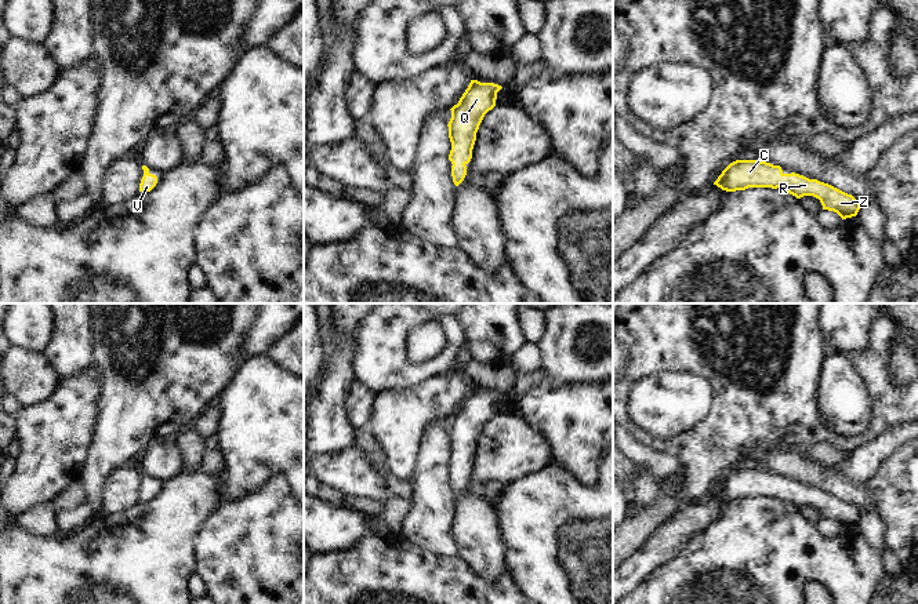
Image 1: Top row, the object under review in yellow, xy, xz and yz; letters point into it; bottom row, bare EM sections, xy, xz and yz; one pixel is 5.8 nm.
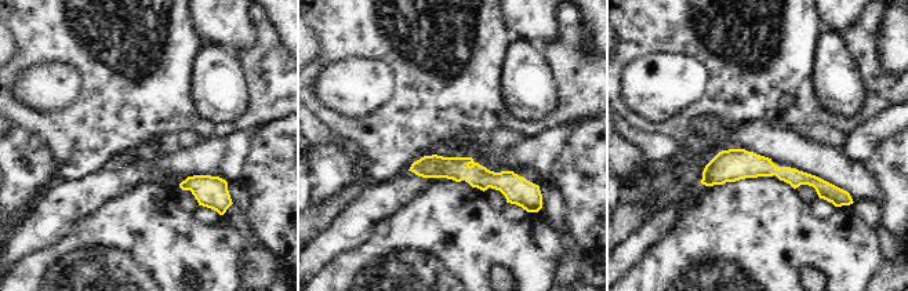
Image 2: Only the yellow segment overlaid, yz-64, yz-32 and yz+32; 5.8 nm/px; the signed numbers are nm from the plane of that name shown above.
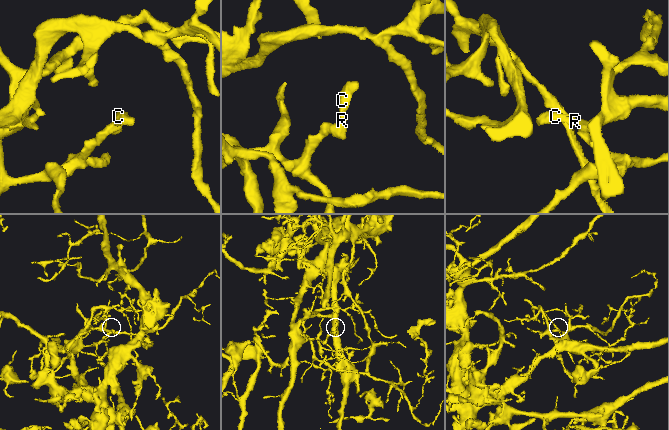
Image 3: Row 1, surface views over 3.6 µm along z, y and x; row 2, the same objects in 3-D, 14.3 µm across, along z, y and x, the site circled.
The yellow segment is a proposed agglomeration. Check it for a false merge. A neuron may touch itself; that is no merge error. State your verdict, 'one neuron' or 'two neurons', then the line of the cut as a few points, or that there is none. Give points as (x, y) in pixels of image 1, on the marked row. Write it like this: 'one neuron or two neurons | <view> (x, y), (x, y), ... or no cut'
one neuron | no cut

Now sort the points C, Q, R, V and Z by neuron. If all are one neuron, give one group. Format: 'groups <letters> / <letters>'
groups C Q R V Z

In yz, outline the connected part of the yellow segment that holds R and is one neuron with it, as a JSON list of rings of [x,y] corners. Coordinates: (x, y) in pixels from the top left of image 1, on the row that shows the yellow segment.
[[[736,160],[730,163],[714,185],[726,192],[748,188],[780,188],[797,199],[813,196],[820,200],[823,210],[834,211],[842,219],[856,217],[860,210],[860,203],[852,194],[795,172],[784,174],[780,165],[761,160]]]

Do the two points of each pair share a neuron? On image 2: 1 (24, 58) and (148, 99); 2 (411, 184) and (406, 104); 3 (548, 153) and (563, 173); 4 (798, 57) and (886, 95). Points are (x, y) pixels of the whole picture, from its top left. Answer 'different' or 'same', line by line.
1: same
2: different
3: different
4: same

